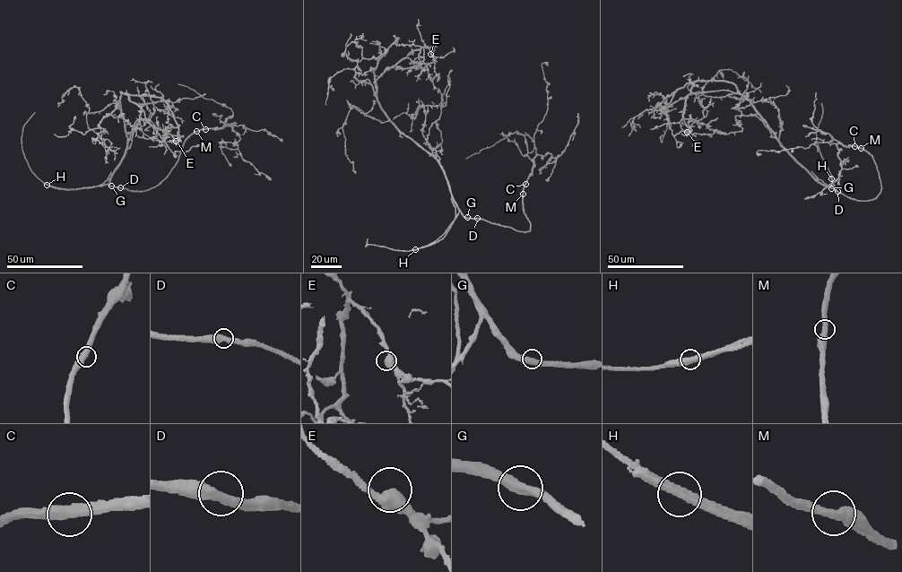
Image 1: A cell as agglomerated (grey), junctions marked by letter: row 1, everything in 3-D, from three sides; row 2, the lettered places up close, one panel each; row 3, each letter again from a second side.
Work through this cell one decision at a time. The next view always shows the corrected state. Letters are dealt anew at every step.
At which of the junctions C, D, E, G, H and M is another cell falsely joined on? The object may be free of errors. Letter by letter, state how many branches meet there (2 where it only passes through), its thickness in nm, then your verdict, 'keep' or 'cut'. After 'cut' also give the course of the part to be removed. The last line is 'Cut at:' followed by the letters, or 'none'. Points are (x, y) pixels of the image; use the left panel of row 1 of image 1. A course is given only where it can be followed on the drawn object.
C: 2 | 440 nm | keep
D: 2 | 460 nm | keep
E: 2 | 460 nm | keep
G: 2 | 440 nm | keep
H: 2 | 440 nm | cut | (47, 185), (65, 190), (96, 186), (108, 179), (111, 171)
M: 2 | 420 nm | keep
Cut at: H

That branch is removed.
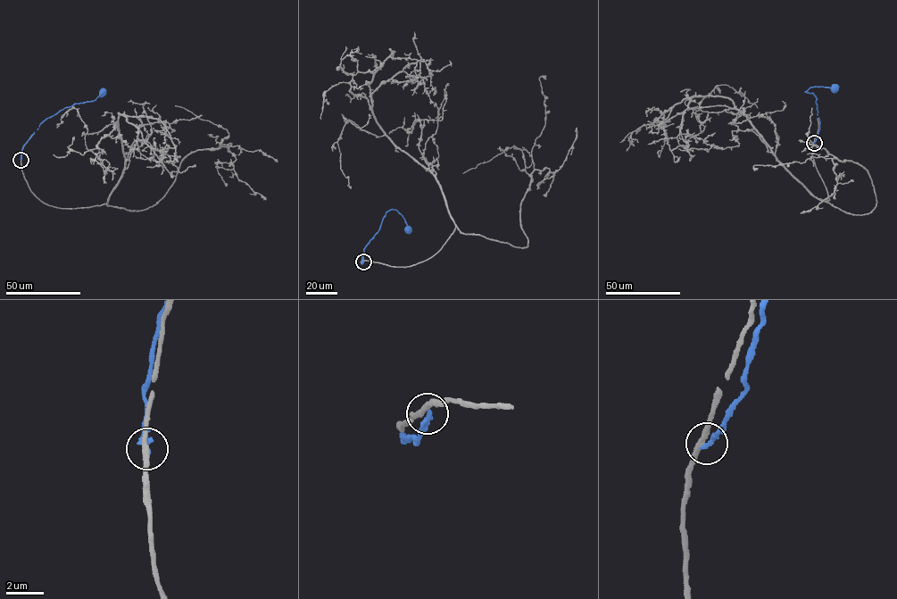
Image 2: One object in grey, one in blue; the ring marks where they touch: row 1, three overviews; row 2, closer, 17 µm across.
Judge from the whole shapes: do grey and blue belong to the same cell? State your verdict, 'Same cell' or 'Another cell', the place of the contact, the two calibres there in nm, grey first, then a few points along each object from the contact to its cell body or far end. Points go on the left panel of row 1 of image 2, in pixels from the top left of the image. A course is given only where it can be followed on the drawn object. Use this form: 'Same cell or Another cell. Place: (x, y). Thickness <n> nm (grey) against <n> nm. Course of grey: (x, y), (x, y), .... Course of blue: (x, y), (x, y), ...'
Another cell. Place: (20, 160). Thickness 280 nm (grey) against 320 nm. Course of grey: (20, 160), (35, 195), (76, 208), (107, 203), (125, 166), (119, 113), (165, 167), (143, 159), (138, 148). Course of blue: (21, 160), (23, 145), (40, 124), (75, 103), (95, 100), (103, 93)

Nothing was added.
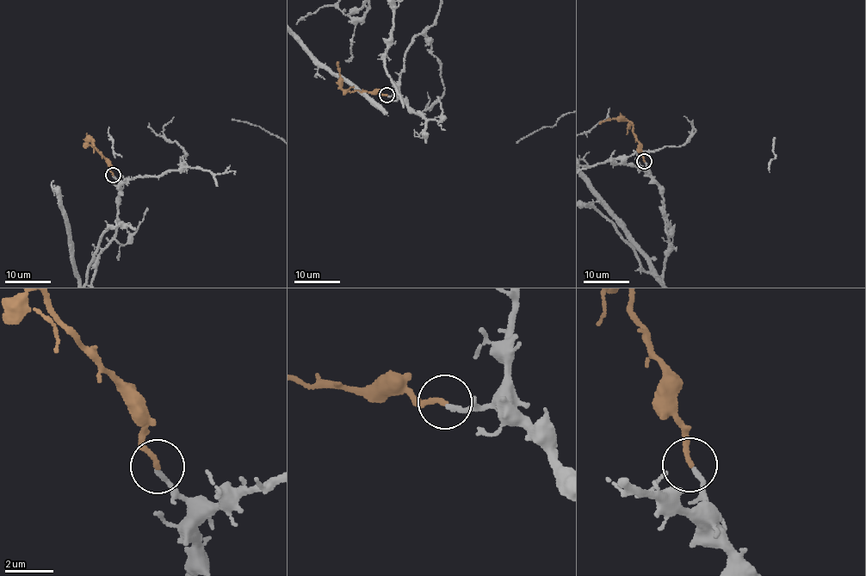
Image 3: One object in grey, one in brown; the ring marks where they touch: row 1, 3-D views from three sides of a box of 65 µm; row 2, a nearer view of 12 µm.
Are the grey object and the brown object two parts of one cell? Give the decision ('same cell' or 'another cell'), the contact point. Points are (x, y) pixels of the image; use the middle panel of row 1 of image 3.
same cell; at (386, 95)

